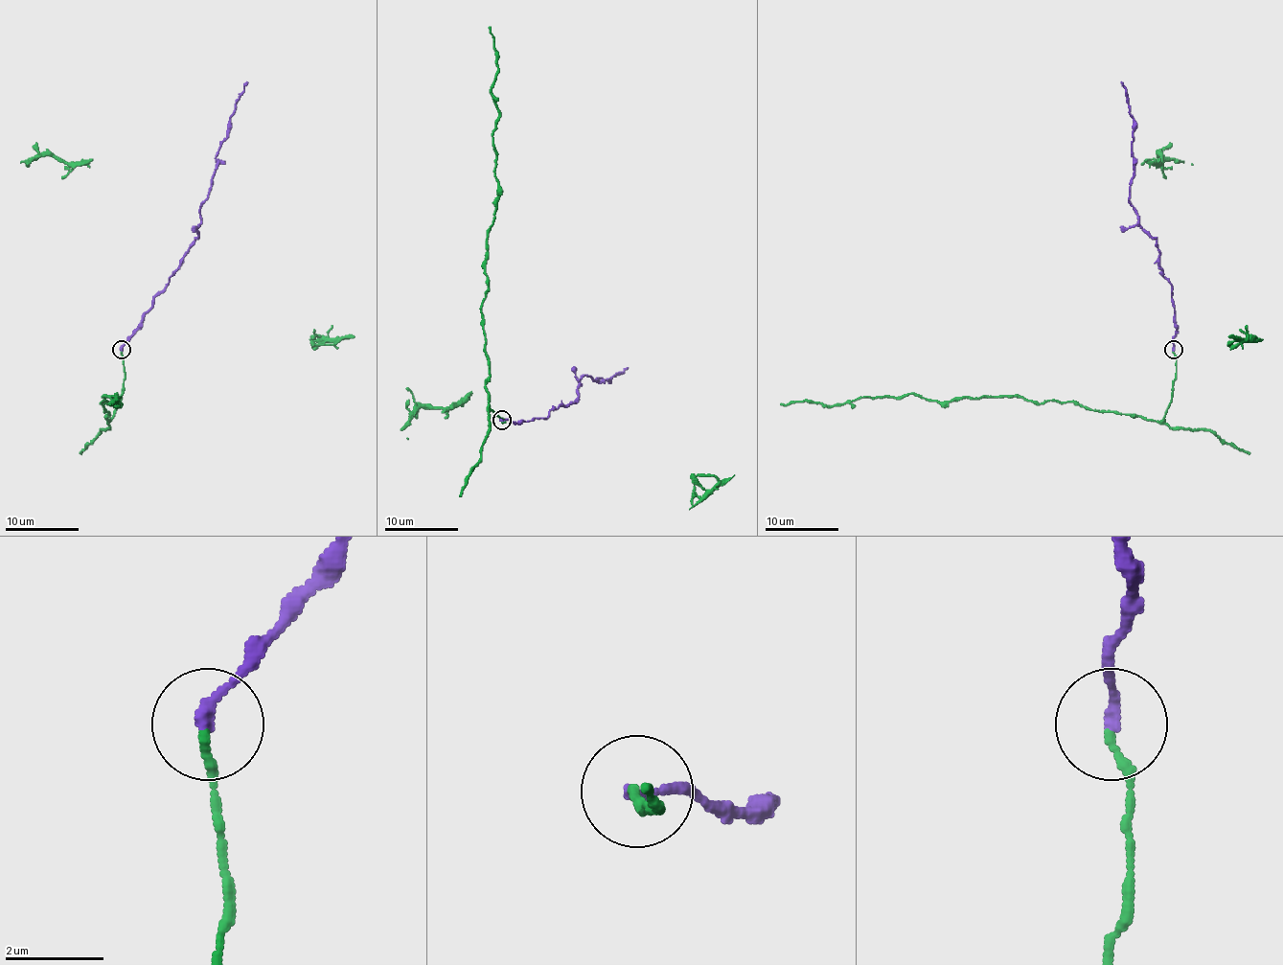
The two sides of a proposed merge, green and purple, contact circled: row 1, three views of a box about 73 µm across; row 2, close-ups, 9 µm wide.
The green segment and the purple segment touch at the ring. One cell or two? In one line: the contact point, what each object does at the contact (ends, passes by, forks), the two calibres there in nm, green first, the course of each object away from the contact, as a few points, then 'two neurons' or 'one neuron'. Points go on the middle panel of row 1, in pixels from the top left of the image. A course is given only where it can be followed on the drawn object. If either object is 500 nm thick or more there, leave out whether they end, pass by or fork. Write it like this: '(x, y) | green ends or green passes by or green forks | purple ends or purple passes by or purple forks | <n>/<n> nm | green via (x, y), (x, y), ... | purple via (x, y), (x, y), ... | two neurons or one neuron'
(501, 420) | green ends | purple ends | 180/240 nm | green via (502, 420), (489, 405), (482, 319), (498, 195), (491, 91), (498, 65), (489, 27) | purple via (502, 420), (546, 418), (552, 409), (578, 398), (583, 376), (596, 381), (598, 378), (608, 379), (627, 367) | one neuron

